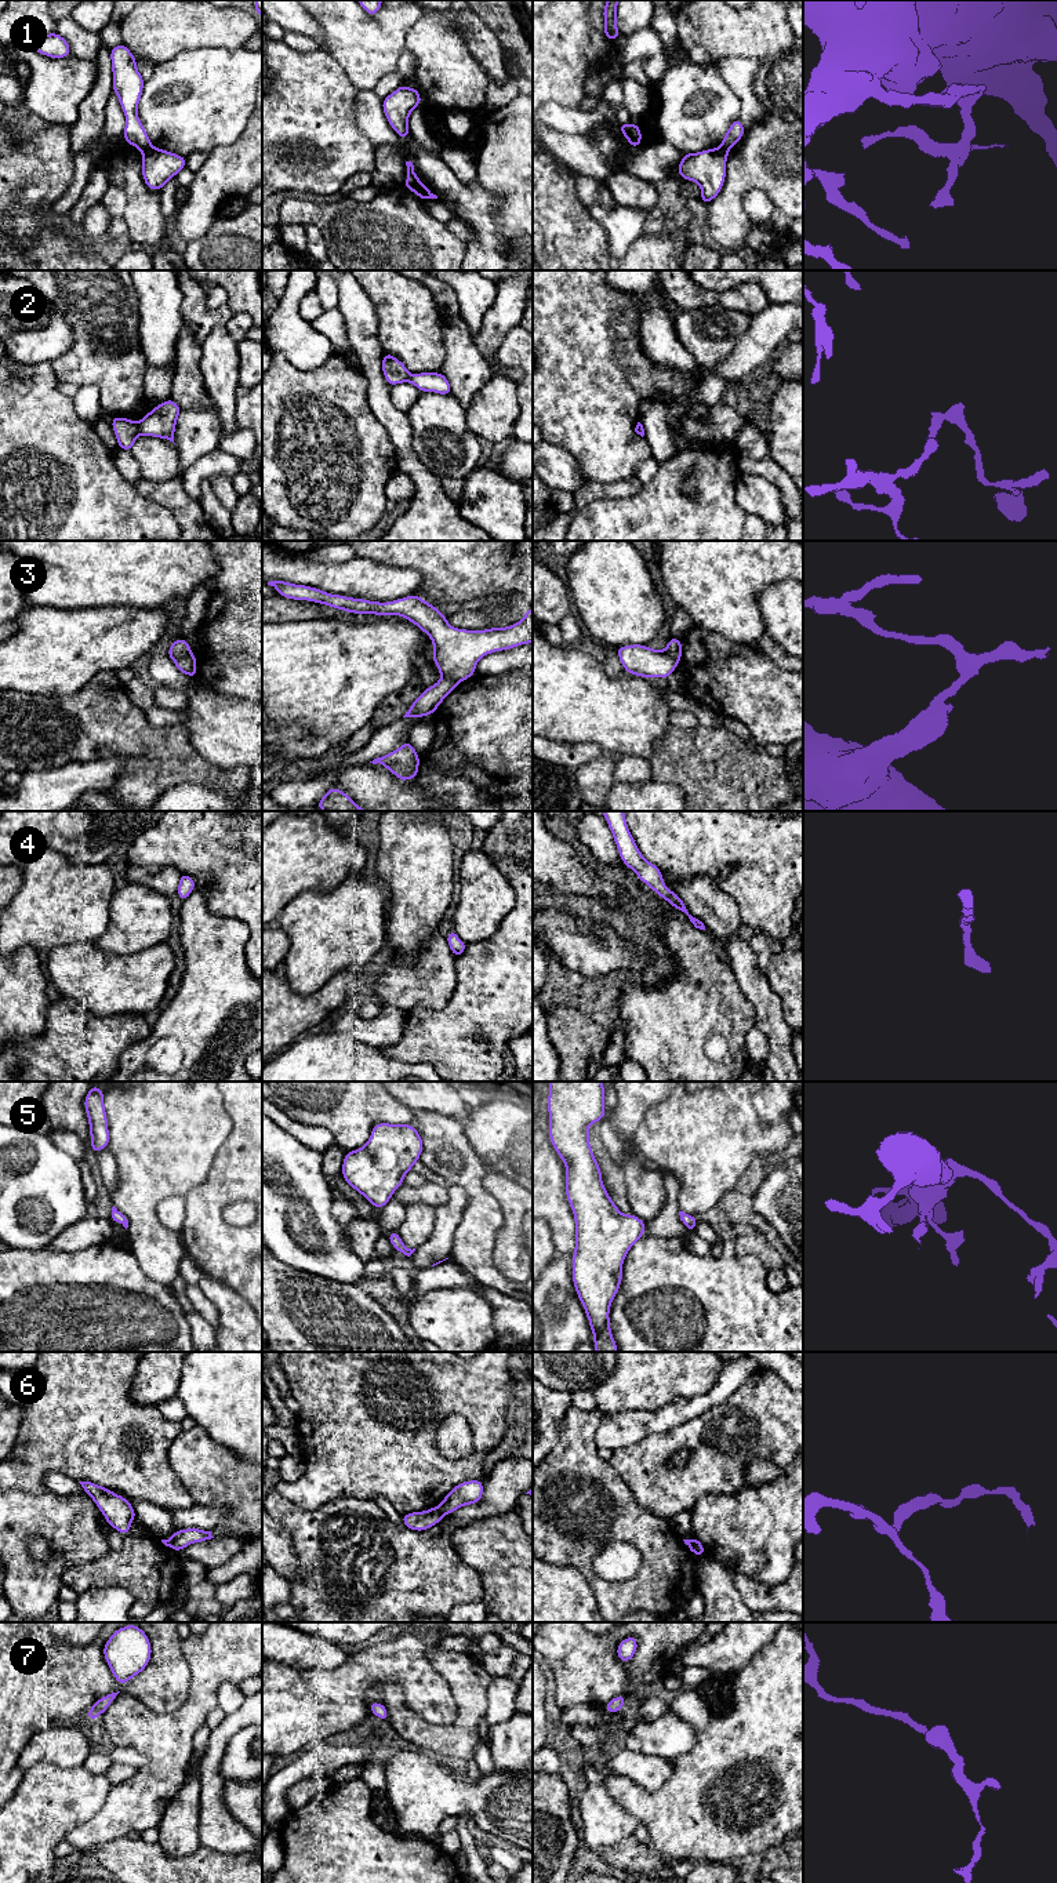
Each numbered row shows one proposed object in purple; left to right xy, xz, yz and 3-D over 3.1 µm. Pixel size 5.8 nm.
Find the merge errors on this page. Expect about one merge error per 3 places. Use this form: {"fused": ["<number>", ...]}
{"fused": ["1", "2", "3", "6"]}

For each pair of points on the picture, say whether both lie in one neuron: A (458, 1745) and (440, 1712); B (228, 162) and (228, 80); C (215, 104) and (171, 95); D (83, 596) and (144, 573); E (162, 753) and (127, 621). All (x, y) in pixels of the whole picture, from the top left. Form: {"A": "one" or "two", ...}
{"A": "two", "B": "two", "C": "one", "D": "one", "E": "two"}

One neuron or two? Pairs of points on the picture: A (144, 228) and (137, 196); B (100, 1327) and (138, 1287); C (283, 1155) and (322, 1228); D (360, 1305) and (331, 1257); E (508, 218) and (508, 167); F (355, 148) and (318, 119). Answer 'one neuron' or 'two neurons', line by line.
A: one neuron
B: one neuron
C: one neuron
D: two neurons
E: one neuron
F: one neuron

